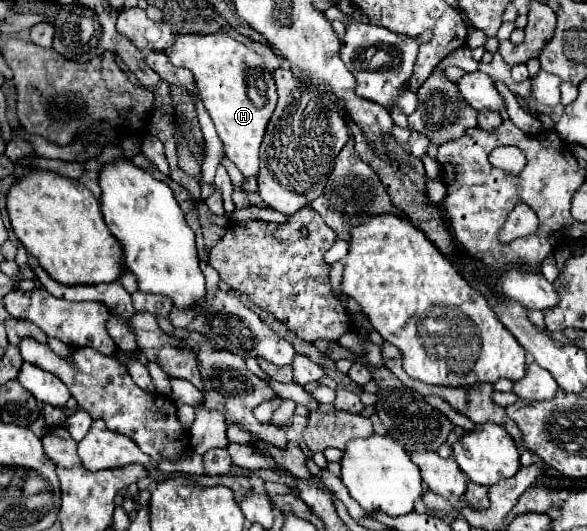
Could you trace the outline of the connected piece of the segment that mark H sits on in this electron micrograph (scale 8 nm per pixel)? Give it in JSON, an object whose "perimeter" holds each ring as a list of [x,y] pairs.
{"perimeter":[[[227,32],[183,34],[167,56],[173,66],[183,66],[193,72],[199,96],[225,146],[225,156],[241,170],[243,176],[255,176],[259,172],[259,146],[277,104],[273,74],[265,68],[263,58]]]}

